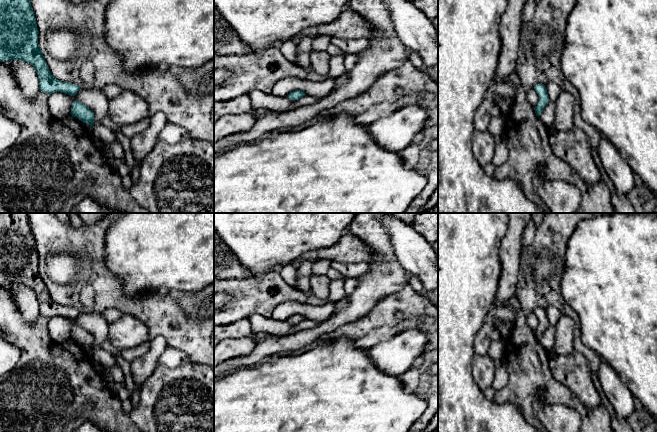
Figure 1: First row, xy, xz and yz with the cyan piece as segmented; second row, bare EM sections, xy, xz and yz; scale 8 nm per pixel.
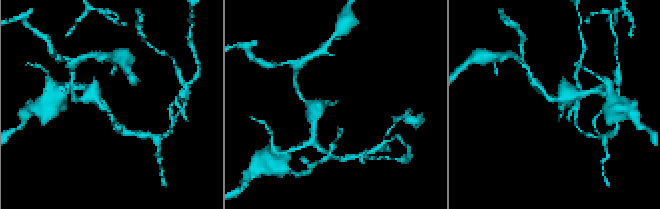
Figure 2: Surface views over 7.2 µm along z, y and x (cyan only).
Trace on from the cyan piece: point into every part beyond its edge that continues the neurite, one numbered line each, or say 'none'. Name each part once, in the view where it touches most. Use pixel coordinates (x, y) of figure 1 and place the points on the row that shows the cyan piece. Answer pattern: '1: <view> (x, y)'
none

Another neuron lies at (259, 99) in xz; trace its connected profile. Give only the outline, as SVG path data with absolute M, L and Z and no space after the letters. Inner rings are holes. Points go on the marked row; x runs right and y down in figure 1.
M252 90L247 95L254 109L265 108L277 112L286 111L294 102L287 97L275 96L272 93L266 94L260 90Z

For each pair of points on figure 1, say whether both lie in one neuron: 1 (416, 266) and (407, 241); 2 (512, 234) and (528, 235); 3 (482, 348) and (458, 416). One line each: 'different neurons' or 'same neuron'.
1: same neuron
2: different neurons
3: different neurons

